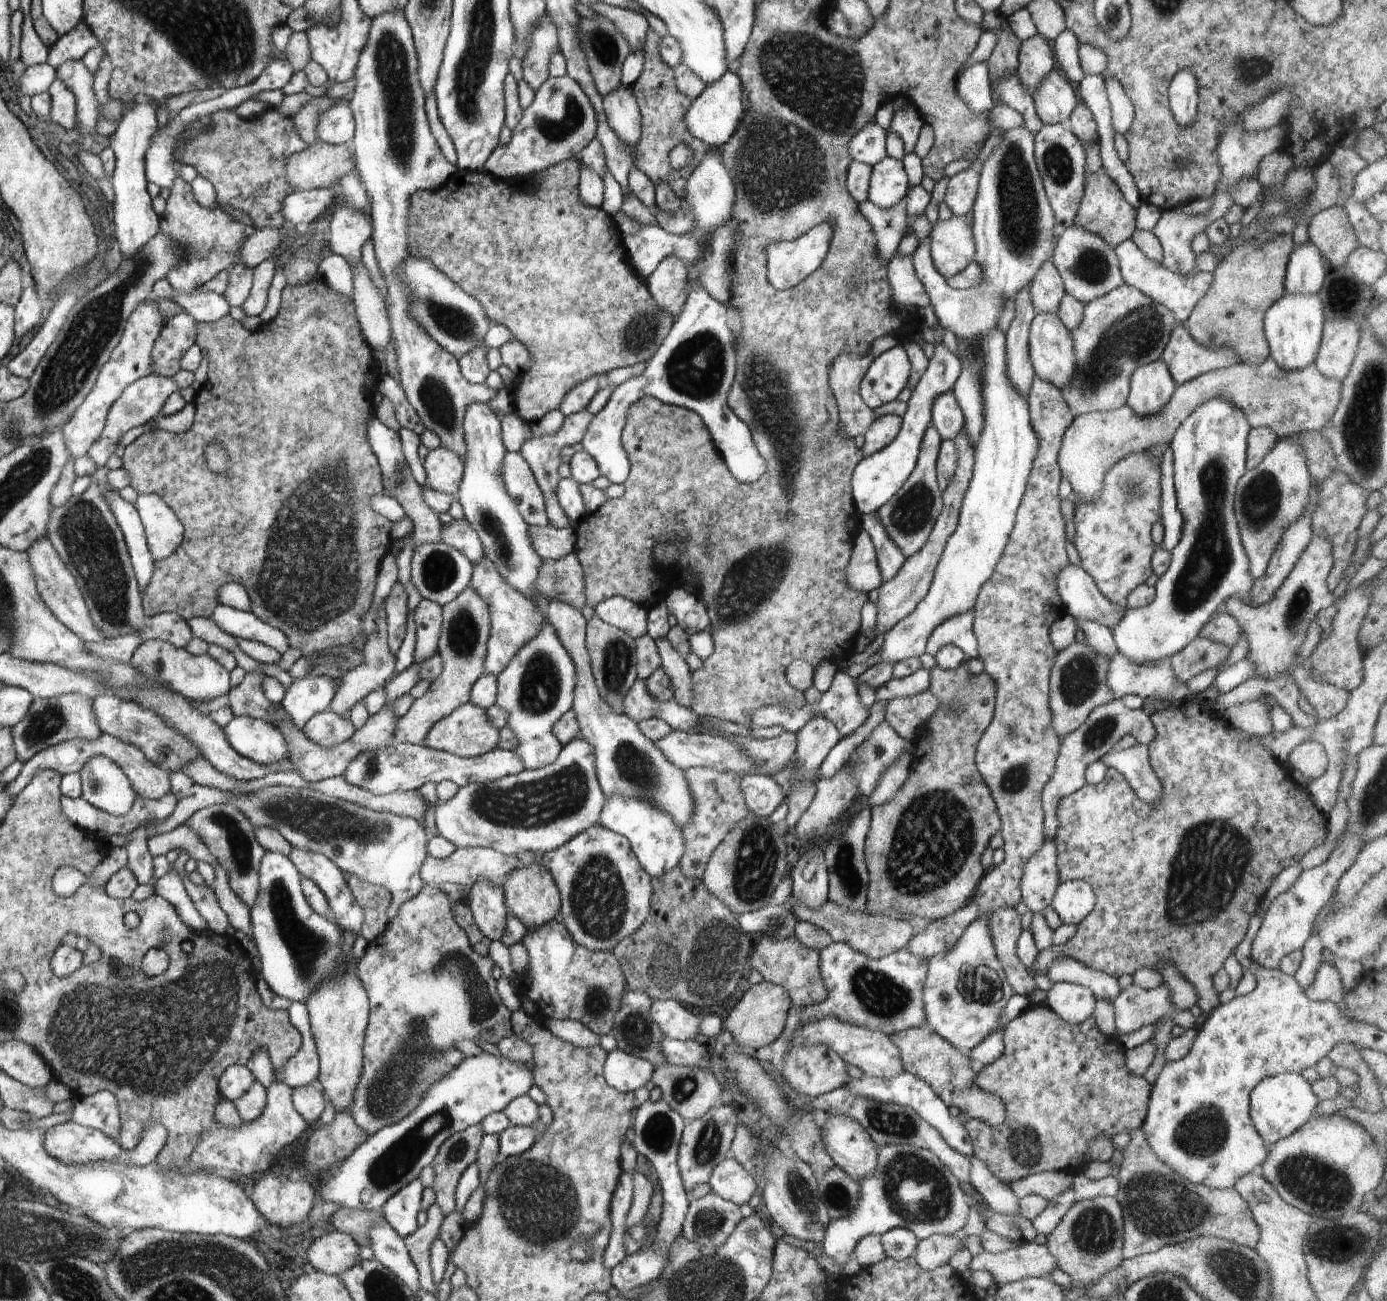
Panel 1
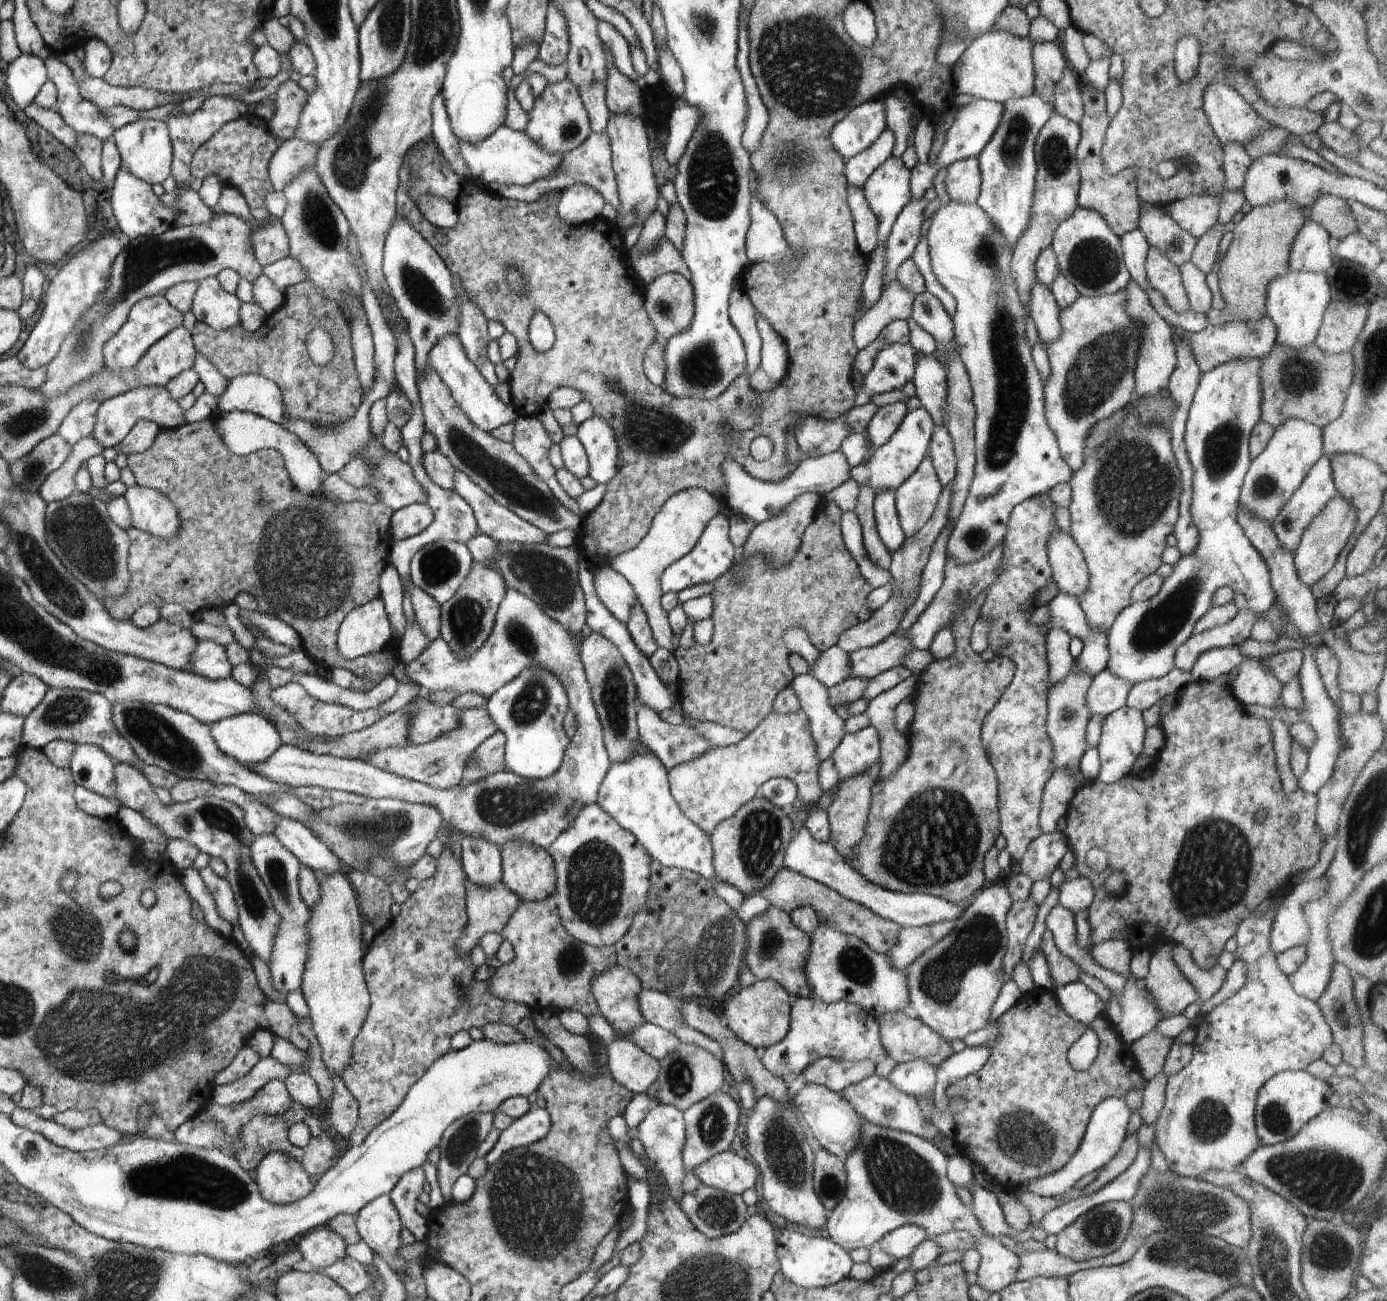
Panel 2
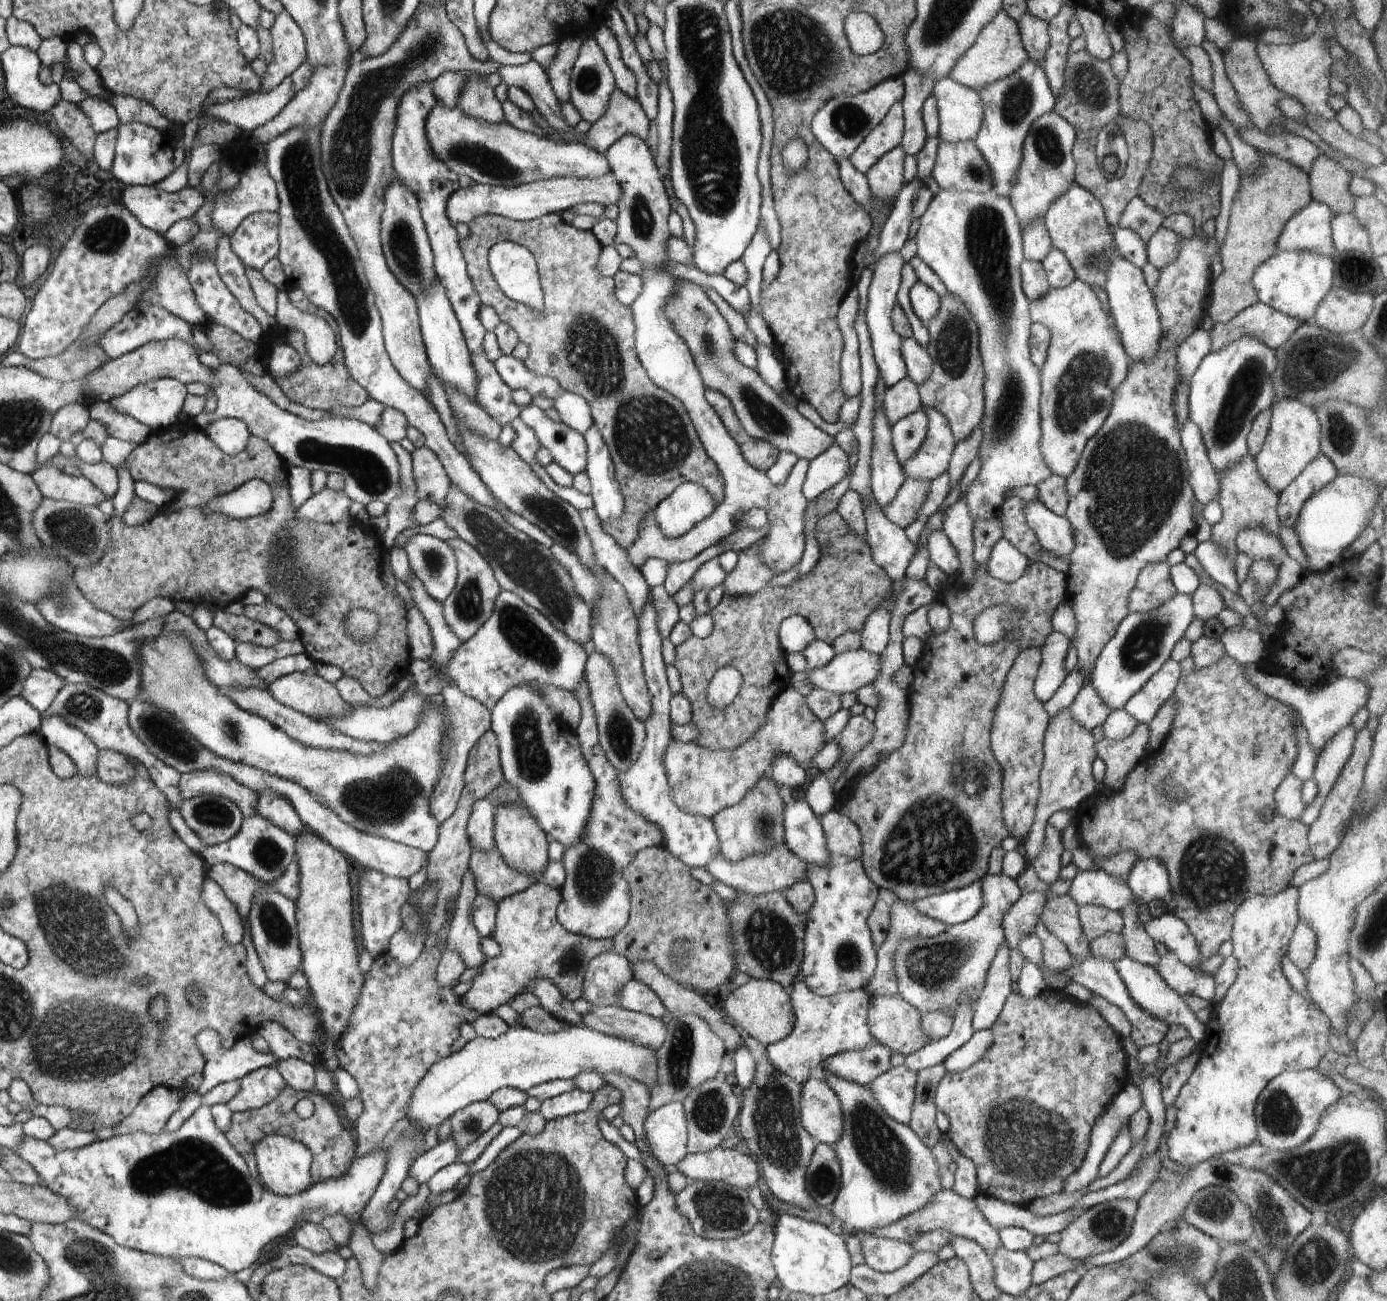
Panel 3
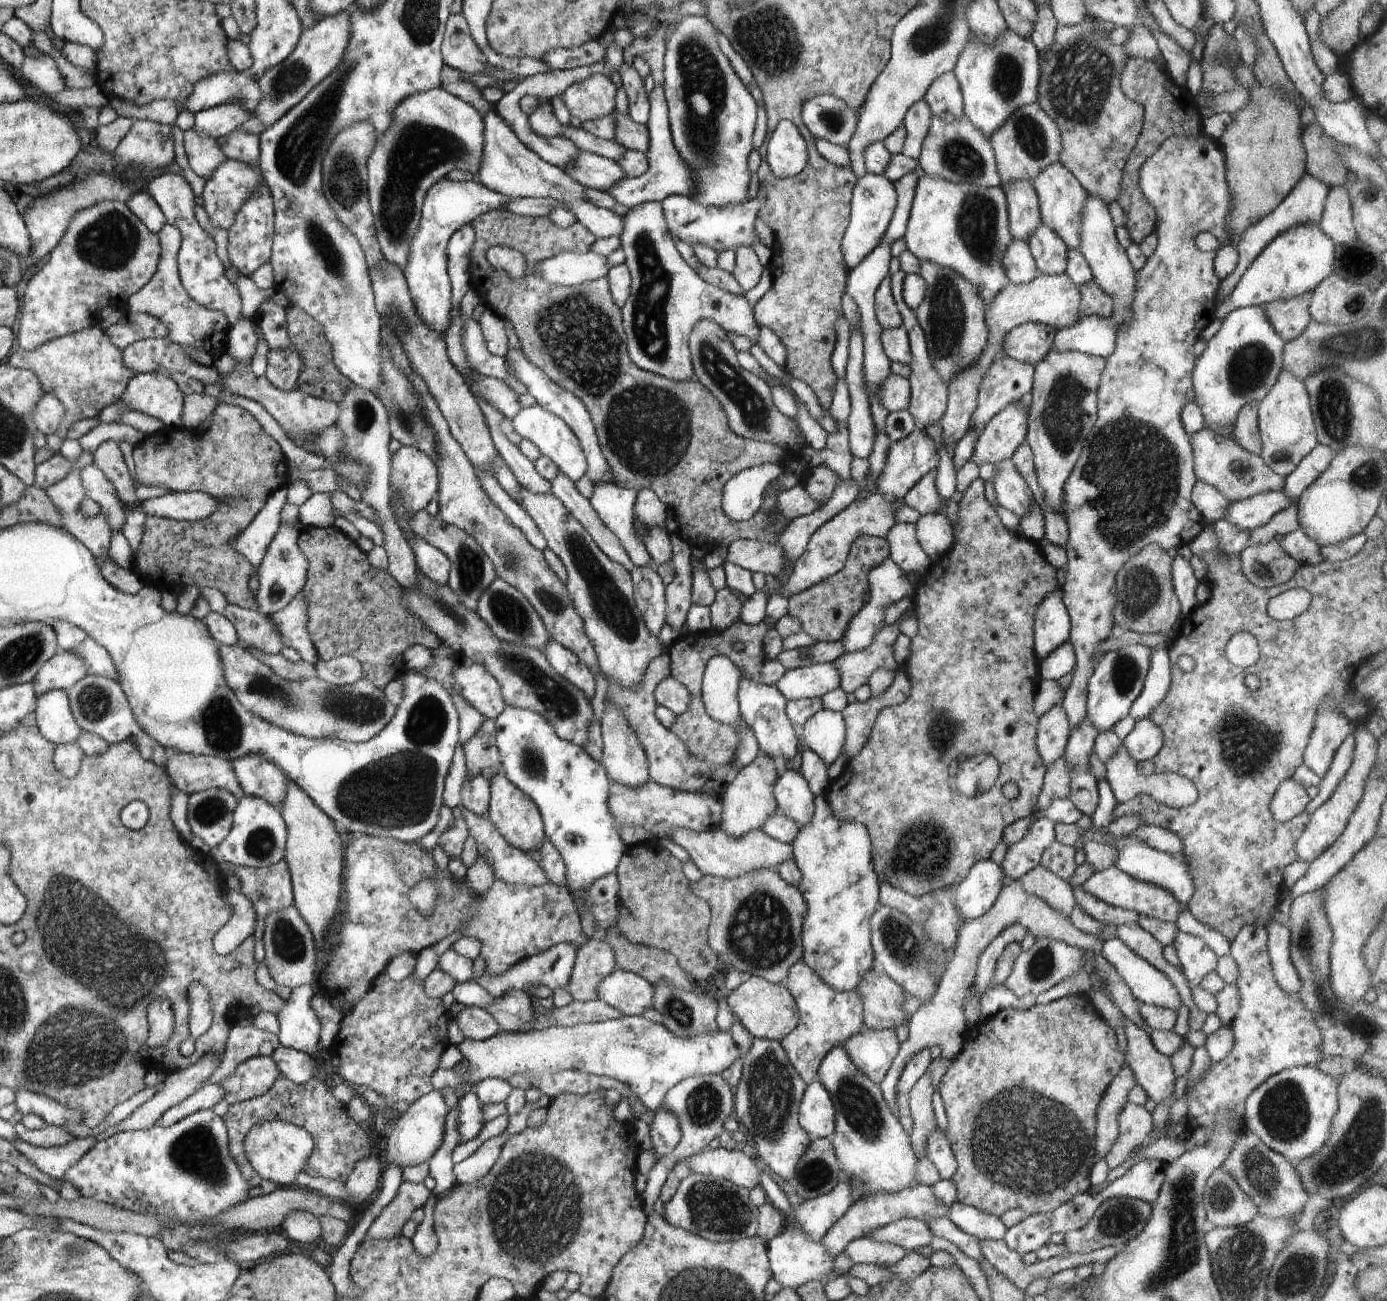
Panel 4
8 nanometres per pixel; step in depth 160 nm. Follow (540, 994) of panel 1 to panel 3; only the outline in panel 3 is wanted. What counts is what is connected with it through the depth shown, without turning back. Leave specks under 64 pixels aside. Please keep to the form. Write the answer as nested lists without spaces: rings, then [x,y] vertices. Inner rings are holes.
[[[542,881],[532,884],[527,890],[519,894],[500,900],[500,903],[497,904],[494,932],[492,932],[492,939],[500,946],[500,954],[497,958],[487,960],[482,966],[482,970],[479,970],[477,976],[473,979],[470,990],[460,997],[464,1006],[468,1006],[470,1010],[478,1012],[479,1015],[497,1013],[500,1007],[520,995],[522,990],[526,990],[528,982],[536,976],[542,976],[542,978],[550,980],[562,992],[565,1000],[574,1002],[574,1000],[581,999],[582,978],[586,973],[588,962],[592,958],[596,958],[598,954],[602,954],[602,952],[613,951],[612,941],[594,941],[582,936],[582,934],[574,934],[574,932],[566,930],[558,920],[557,910],[560,902],[562,902],[561,890],[551,888]]]

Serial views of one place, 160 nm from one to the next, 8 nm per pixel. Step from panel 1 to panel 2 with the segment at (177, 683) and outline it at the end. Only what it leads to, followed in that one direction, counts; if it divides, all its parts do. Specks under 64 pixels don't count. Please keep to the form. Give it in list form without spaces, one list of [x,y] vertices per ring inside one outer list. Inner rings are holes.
[[[200,640],[196,650],[190,654],[187,672],[208,680],[226,680],[231,677],[233,668],[220,642]]]

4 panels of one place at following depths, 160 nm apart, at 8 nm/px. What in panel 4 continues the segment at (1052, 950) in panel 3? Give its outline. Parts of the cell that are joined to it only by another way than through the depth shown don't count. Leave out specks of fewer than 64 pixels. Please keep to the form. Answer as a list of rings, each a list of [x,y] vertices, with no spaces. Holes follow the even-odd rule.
[[[1013,880],[1004,886],[1000,892],[998,899],[994,902],[994,906],[990,908],[981,918],[975,920],[964,921],[958,930],[958,940],[956,940],[956,952],[952,958],[952,964],[948,964],[948,970],[944,972],[942,979],[936,986],[936,994],[930,1000],[930,1004],[920,1006],[916,1013],[909,1018],[910,1033],[908,1040],[900,1043],[898,1053],[894,1058],[892,1067],[888,1070],[886,1077],[880,1082],[879,1088],[882,1092],[884,1102],[888,1106],[888,1110],[892,1112],[892,1116],[898,1114],[898,1104],[896,1104],[896,1084],[902,1076],[902,1072],[906,1064],[912,1056],[916,1056],[920,1050],[924,1048],[932,1048],[938,1046],[942,1050],[942,1058],[956,1059],[956,1056],[962,1051],[962,1036],[966,1030],[964,1010],[962,1010],[962,1002],[966,997],[968,988],[972,986],[977,972],[978,962],[982,952],[986,950],[988,944],[1008,926],[1012,924],[1022,924],[1026,931],[1030,932],[1036,939],[1038,938],[1054,938],[1060,940],[1068,946],[1081,949],[1082,951],[1091,951],[1095,956],[1102,955],[1103,942],[1086,932],[1080,932],[1074,924],[1071,924],[1070,916],[1064,916],[1060,912],[1056,912],[1050,904],[1046,904],[1042,898],[1028,894],[1023,890],[1020,880]],[[925,1073],[908,1094],[909,1110],[914,1120],[914,1133],[910,1136],[910,1144],[918,1159],[926,1157],[924,1146],[926,1146],[928,1134],[937,1124],[933,1110],[935,1092],[930,1082],[930,1074]]]

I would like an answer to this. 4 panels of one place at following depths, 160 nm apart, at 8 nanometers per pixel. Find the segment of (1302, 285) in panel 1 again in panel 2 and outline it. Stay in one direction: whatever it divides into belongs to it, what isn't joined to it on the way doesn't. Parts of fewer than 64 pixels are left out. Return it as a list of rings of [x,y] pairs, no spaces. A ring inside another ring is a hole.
[[[1308,219],[1293,241],[1289,270],[1325,274],[1332,266],[1334,255],[1334,245],[1329,233]]]

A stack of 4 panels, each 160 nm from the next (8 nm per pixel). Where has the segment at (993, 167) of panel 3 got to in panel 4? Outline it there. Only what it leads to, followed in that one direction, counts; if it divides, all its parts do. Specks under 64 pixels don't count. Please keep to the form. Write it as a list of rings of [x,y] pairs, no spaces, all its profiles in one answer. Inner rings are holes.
[[[1006,26],[1006,30],[1002,30],[992,44],[982,42],[982,38],[978,38],[974,30],[970,30],[968,44],[958,56],[953,72],[962,90],[965,114],[986,139],[1014,114],[1014,110],[1038,100],[1038,48],[1030,38],[1022,38],[1014,30],[1010,30],[1010,26]]]

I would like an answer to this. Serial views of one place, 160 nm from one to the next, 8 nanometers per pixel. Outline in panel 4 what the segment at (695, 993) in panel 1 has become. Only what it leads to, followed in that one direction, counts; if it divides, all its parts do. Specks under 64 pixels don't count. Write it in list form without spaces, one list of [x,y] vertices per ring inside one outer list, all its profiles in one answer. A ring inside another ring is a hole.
[[[656,839],[626,846],[614,875],[619,882],[618,934],[632,944],[652,946],[674,954],[680,968],[693,980],[710,980],[718,972],[718,956],[710,950],[707,931],[710,906],[692,894],[683,866]]]

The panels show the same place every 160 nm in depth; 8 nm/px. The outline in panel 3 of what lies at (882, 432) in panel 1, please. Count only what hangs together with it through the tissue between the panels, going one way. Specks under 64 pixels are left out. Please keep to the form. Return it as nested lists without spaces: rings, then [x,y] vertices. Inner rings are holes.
[[[908,378],[900,380],[886,389],[884,396],[884,414],[888,422],[894,425],[898,420],[921,410],[921,399],[916,384]]]

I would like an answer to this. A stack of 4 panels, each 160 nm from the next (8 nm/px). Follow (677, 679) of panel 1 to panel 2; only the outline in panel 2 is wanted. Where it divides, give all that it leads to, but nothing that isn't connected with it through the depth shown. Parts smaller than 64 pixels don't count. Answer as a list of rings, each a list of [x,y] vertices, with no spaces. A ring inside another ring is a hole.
[[[687,489],[674,494],[656,513],[650,525],[648,534],[638,546],[629,552],[620,554],[616,559],[609,559],[609,564],[615,572],[626,578],[632,586],[649,623],[657,647],[676,654],[674,646],[676,636],[670,629],[667,614],[660,605],[664,593],[660,589],[660,578],[664,570],[674,562],[687,556],[696,546],[698,539],[706,528],[706,523],[720,512],[720,500],[701,489]]]

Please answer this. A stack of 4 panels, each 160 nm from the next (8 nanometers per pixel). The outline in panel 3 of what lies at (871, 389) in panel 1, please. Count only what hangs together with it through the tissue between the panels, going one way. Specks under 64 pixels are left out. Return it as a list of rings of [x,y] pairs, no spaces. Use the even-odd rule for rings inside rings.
[[[899,252],[884,254],[874,265],[874,274],[868,290],[868,310],[866,311],[866,326],[870,332],[874,359],[886,389],[894,386],[900,380],[907,378],[906,366],[900,356],[902,338],[894,332],[891,324],[891,313],[897,302],[897,293],[901,282],[901,271],[904,260]]]

